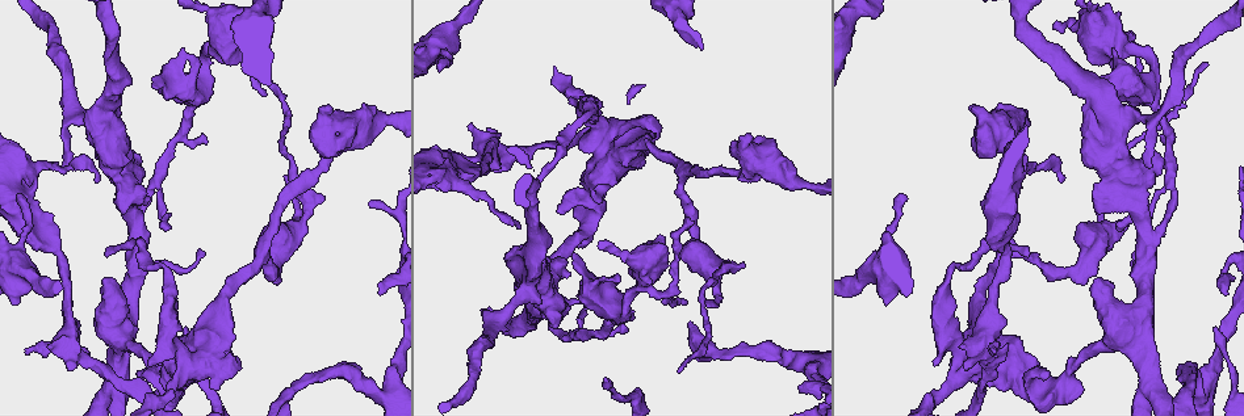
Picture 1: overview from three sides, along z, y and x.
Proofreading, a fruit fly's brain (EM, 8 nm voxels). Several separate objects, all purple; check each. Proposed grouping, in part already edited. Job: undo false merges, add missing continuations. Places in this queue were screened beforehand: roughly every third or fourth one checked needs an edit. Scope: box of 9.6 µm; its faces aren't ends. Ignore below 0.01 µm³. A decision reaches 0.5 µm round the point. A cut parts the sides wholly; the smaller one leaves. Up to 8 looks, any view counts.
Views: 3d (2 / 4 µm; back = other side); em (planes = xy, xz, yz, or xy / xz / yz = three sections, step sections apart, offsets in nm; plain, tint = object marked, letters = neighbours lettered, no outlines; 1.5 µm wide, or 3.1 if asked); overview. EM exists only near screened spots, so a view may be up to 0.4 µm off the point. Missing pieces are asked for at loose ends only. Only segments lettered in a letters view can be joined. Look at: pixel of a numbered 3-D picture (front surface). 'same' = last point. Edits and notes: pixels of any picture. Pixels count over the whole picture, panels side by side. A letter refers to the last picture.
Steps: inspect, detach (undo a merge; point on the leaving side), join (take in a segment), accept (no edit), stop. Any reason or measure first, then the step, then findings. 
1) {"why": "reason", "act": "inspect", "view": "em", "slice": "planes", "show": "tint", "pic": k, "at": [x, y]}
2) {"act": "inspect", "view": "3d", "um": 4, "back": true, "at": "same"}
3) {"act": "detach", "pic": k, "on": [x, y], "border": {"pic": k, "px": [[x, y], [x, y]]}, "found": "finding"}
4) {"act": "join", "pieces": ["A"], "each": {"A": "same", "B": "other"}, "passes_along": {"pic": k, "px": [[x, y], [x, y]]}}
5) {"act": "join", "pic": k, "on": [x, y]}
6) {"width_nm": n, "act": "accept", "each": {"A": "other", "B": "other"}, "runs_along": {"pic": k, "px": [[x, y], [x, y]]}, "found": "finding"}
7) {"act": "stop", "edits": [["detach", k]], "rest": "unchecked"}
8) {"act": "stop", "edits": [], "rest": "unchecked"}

{"why": "branch point", "act": "inspect", "view": "3d", "um": 2, "pic": 1, "at": [182, 139]}

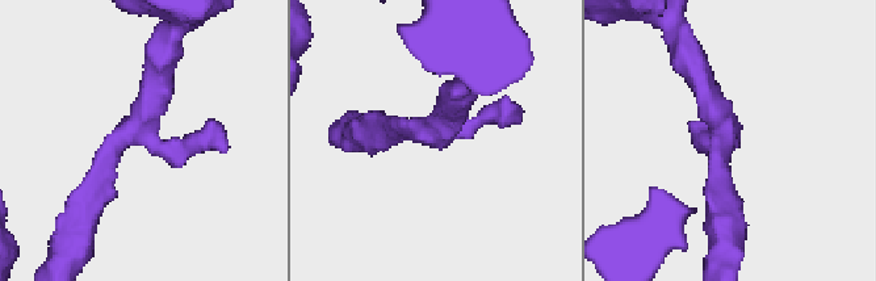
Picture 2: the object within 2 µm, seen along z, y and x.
{"why": "need the tissue", "act": "inspect", "view": "em", "slice": "planes", "show": "tint", "pic": 2, "at": [723, 130]}

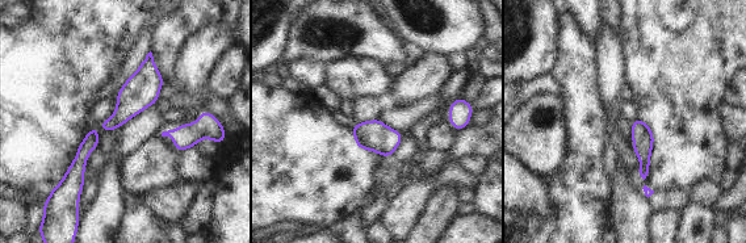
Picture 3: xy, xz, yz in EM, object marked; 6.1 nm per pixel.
{"act": "inspect", "view": "em", "slice": "planes", "show": "letters", "at": "same"}

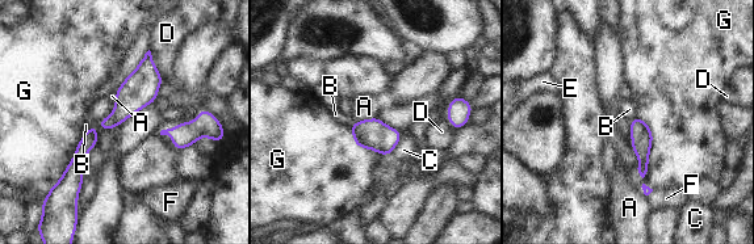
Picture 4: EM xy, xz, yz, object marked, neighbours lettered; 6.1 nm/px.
{"act": "accept", "each": {"A": "other", "B": "other", "C": "other", "D": "other", "E": "other", "F": "other", "G": "other"}, "border": {"pic": 4, "px": [[117, 89], [114, 108], [104, 118]]}, "found": "one neuron here"}

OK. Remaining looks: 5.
{"why": "free end", "act": "inspect", "view": "3d", "um": 4, "pic": 1, "at": [609, 381]}

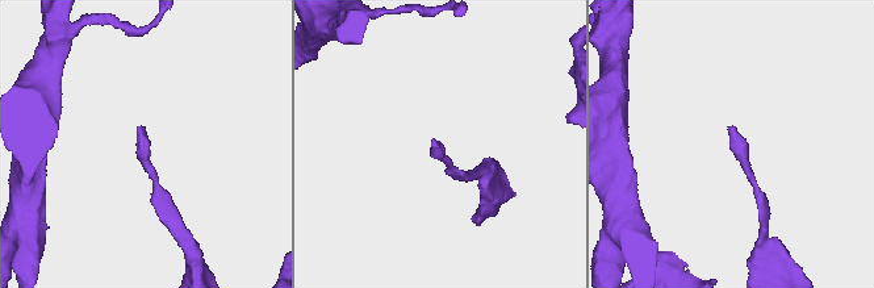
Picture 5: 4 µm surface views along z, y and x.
{"act": "inspect", "view": "em", "slice": "planes", "show": "letters", "pic": 5, "at": [438, 142]}

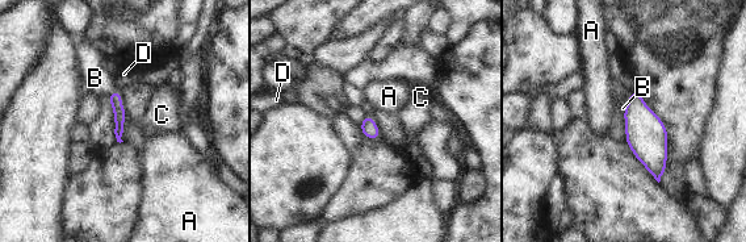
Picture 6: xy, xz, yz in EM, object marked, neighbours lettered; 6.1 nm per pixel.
{"act": "join", "pieces": ["B"], "each": {"A": "other", "B": "same", "C": "other", "D": "other"}, "passes_along": {"pic": 6, "px": [[114, 97], [112, 91], [95, 78]]}, "found": "it goes on there"}

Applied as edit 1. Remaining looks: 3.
{"act": "inspect", "view": "3d", "um": 4, "pic": 1, "at": [766, 138]}

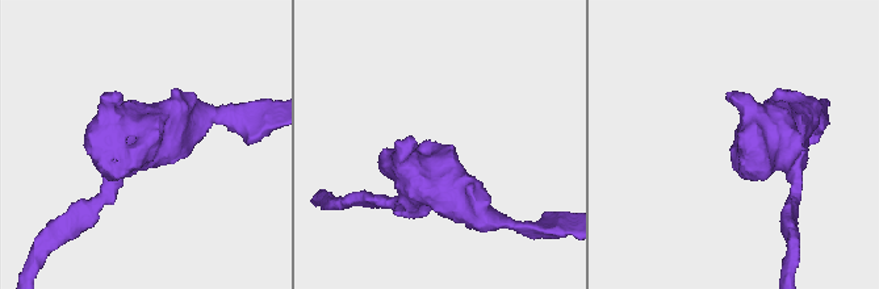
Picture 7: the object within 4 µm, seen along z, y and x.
{"act": "inspect", "view": "em", "slice": "yz", "step": 4, "show": "letters", "pic": 7, "at": [442, 146]}

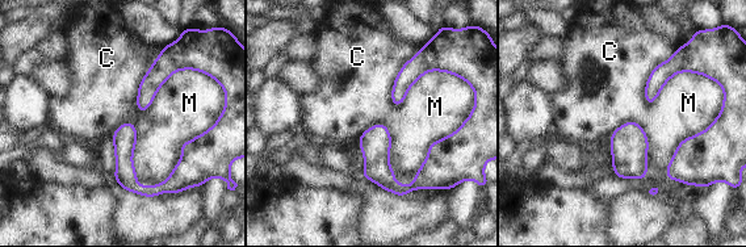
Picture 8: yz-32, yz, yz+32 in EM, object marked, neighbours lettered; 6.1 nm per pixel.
{"why": "cut it another way", "act": "inspect", "view": "em", "slice": "planes", "show": "letters", "at": "same"}

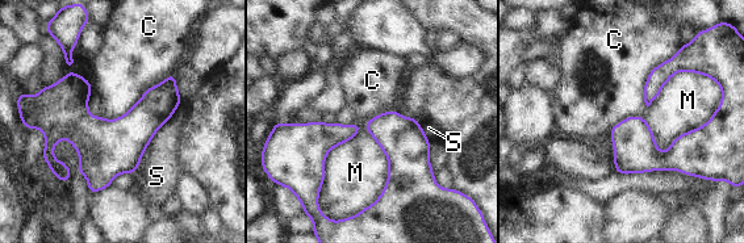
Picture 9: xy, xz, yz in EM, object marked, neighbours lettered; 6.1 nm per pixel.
{"longest_contact_nm": ["C", 550], "act": "accept", "each": {"C": "other", "M": "other", "S": "other"}, "found": "no lettered segment goes on from it"}

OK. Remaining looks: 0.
{"act": "stop", "edits": [["join", 6]], "rest": "unchecked"}

